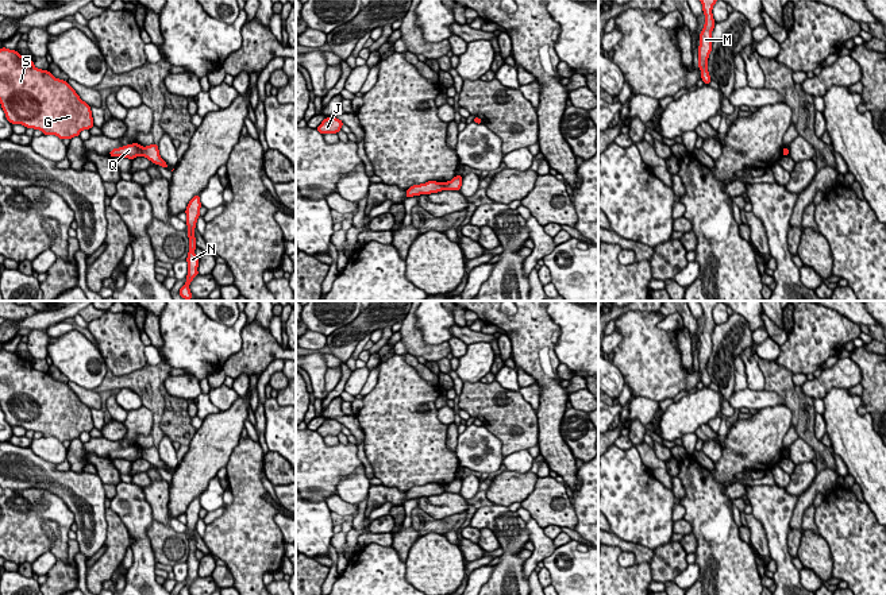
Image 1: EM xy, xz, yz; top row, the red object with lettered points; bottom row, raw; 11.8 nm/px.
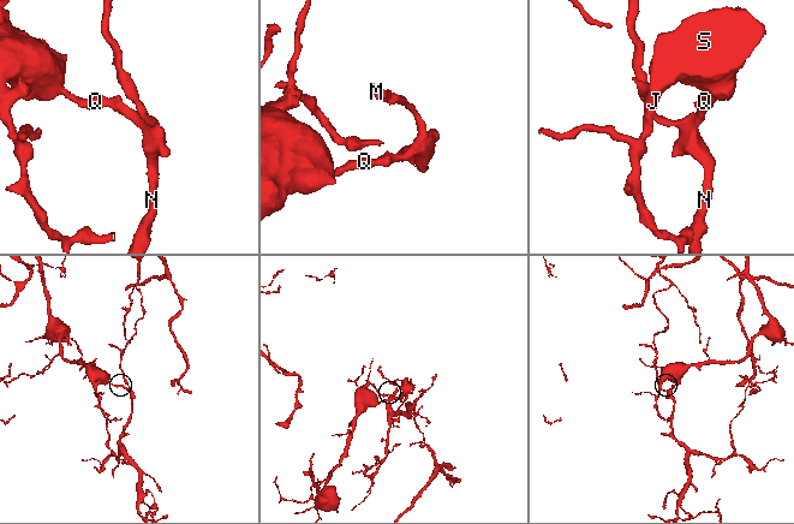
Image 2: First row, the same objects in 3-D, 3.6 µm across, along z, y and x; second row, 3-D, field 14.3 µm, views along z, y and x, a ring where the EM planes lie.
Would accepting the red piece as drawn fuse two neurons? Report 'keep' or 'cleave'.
cleave

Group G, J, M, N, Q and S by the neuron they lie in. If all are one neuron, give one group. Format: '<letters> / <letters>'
G J Q S / M N

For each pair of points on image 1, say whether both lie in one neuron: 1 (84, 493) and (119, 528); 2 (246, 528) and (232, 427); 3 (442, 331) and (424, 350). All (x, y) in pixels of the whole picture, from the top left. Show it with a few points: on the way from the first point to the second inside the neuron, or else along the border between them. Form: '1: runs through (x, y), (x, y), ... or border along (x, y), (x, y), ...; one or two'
1: border along (106, 509), (107, 539), (104, 545); two
2: border along (241, 436), (224, 467); two
3: border along (415, 315), (415, 325), (426, 343), (447, 342); two

